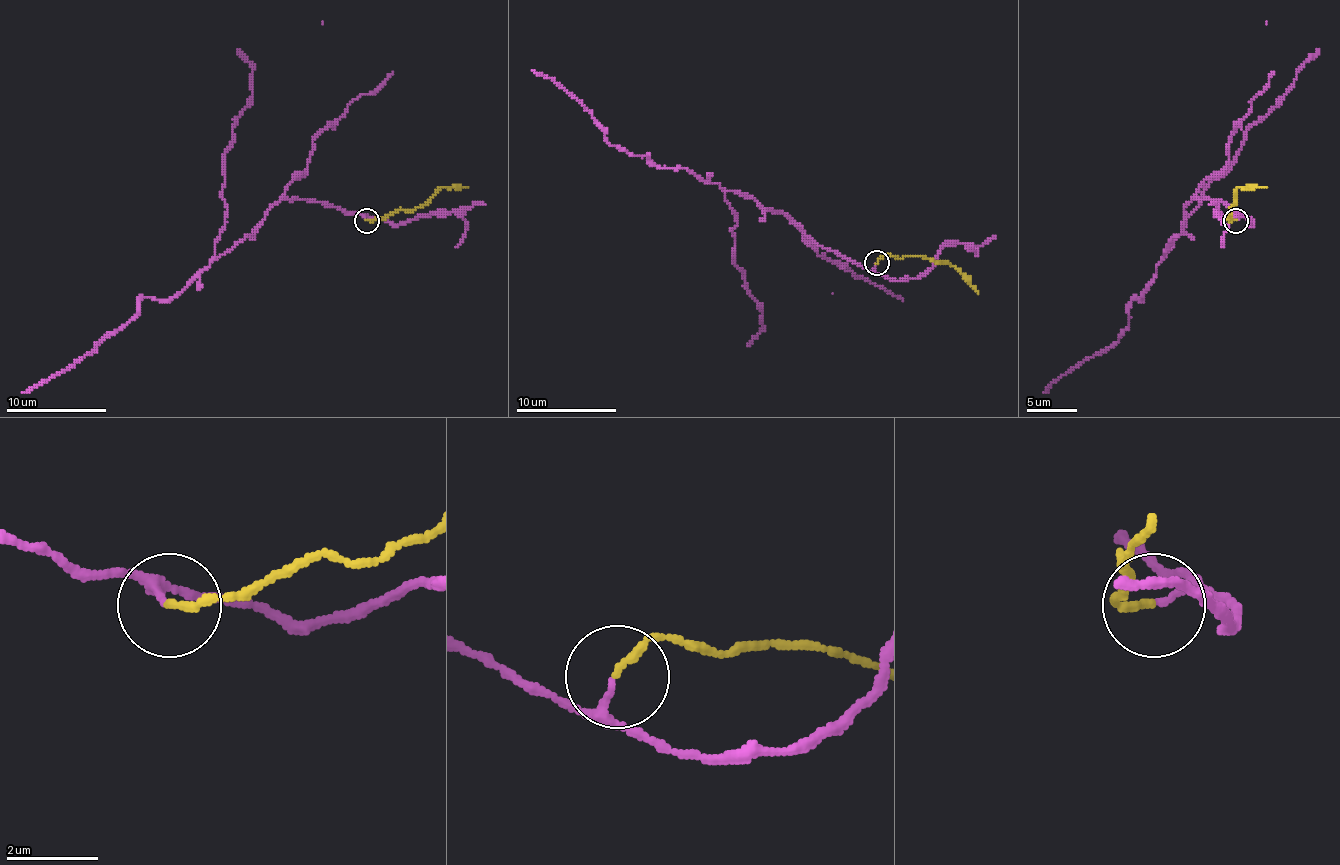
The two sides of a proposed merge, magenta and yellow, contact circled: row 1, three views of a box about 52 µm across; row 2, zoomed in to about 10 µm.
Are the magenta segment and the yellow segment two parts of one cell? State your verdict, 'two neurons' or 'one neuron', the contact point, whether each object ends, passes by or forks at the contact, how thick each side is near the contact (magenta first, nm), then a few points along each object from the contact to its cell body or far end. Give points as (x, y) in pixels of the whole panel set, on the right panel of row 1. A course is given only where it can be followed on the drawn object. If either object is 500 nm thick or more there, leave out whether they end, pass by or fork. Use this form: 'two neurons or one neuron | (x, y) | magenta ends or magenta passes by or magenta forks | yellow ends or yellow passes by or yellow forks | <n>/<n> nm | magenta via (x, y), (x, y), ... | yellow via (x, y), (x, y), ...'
one neuron | (1236, 220) | magenta passes by | yellow ends | 120/170 nm | magenta via (1236, 219), (1244, 214), (1224, 202), (1194, 199), (1118, 340), (1043, 392) | yellow via (1236, 219), (1226, 219), (1231, 214), (1234, 192), (1239, 187), (1266, 187)

